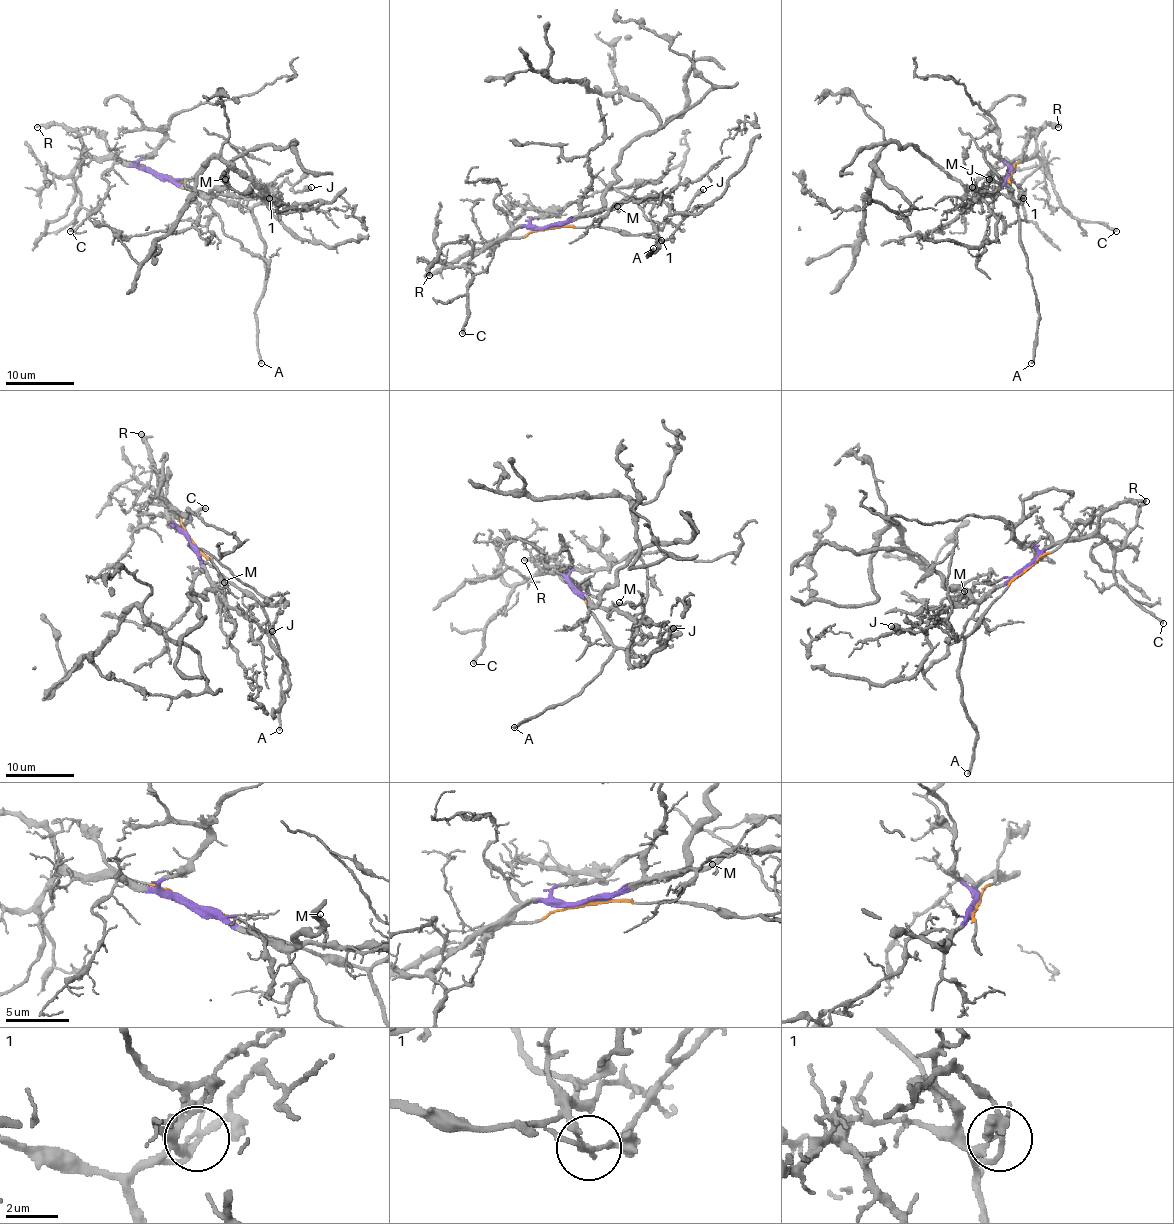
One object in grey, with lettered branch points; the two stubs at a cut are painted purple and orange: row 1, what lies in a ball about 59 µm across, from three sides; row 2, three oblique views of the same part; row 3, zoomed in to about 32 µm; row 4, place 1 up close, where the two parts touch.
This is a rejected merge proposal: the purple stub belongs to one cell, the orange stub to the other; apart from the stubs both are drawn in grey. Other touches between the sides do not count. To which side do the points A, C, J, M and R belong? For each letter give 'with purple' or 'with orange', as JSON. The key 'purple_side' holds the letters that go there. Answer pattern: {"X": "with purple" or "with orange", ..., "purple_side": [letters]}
{"A": "with orange", "C": "with purple", "J": "with orange", "M": "with purple", "R": "with purple", "purple_side": ["C", "M", "R"]}

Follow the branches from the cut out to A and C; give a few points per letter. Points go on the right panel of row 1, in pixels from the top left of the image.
A: (1011, 173), (1009, 195), (1018, 204), (1021, 243), (1038, 311), (1037, 345), (1031, 362)
C: (1011, 175), (1009, 166), (1016, 159), (1037, 158), (1045, 166), (1062, 207), (1079, 219), (1100, 221), (1117, 231)

